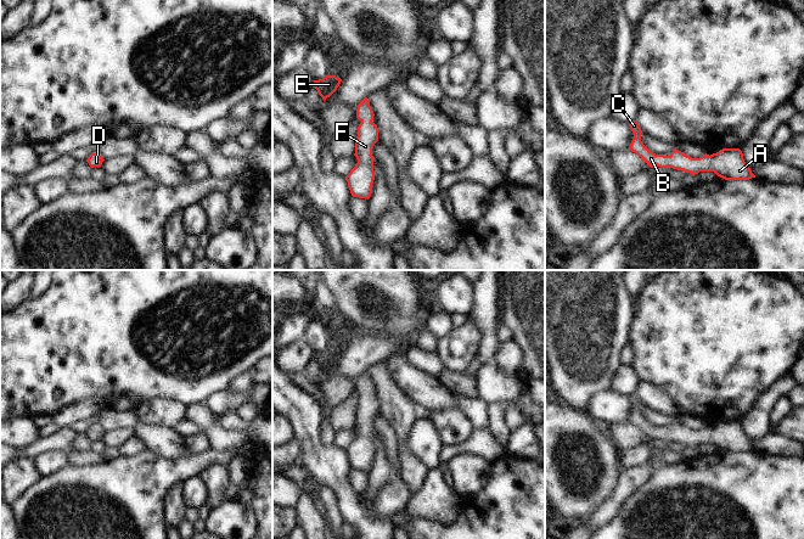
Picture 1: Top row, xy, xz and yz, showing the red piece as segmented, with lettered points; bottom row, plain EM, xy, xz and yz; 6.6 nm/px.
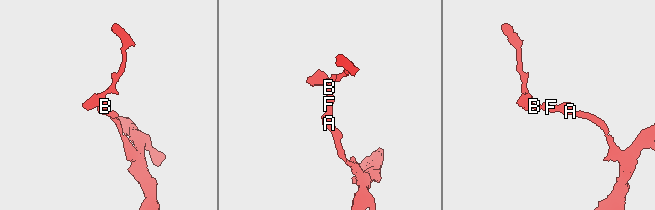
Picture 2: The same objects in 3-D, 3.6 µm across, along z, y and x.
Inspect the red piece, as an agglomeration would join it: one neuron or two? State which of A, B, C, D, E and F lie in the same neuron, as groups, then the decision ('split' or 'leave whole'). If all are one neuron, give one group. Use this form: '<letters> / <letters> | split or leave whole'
A B C D E F | leave whole

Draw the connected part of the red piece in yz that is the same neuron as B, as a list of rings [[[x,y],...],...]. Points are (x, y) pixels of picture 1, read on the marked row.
[[[637,120],[631,122],[629,127],[634,133],[629,151],[635,152],[651,168],[656,165],[660,168],[670,167],[691,174],[714,172],[725,180],[749,180],[755,178],[744,162],[743,153],[740,148],[723,148],[716,153],[710,156],[705,153],[699,158],[692,158],[676,148],[669,156],[656,155],[641,141],[642,130]]]

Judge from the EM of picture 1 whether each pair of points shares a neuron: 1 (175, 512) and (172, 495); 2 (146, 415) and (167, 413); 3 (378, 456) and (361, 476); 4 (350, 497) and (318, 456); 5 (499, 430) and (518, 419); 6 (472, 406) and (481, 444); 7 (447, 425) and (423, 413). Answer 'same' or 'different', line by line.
1: same
2: same
3: different
4: same
5: different
6: different
7: same

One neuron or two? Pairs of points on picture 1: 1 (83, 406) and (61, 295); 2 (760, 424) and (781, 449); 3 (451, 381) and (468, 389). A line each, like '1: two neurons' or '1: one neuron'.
1: two neurons
2: two neurons
3: one neuron

